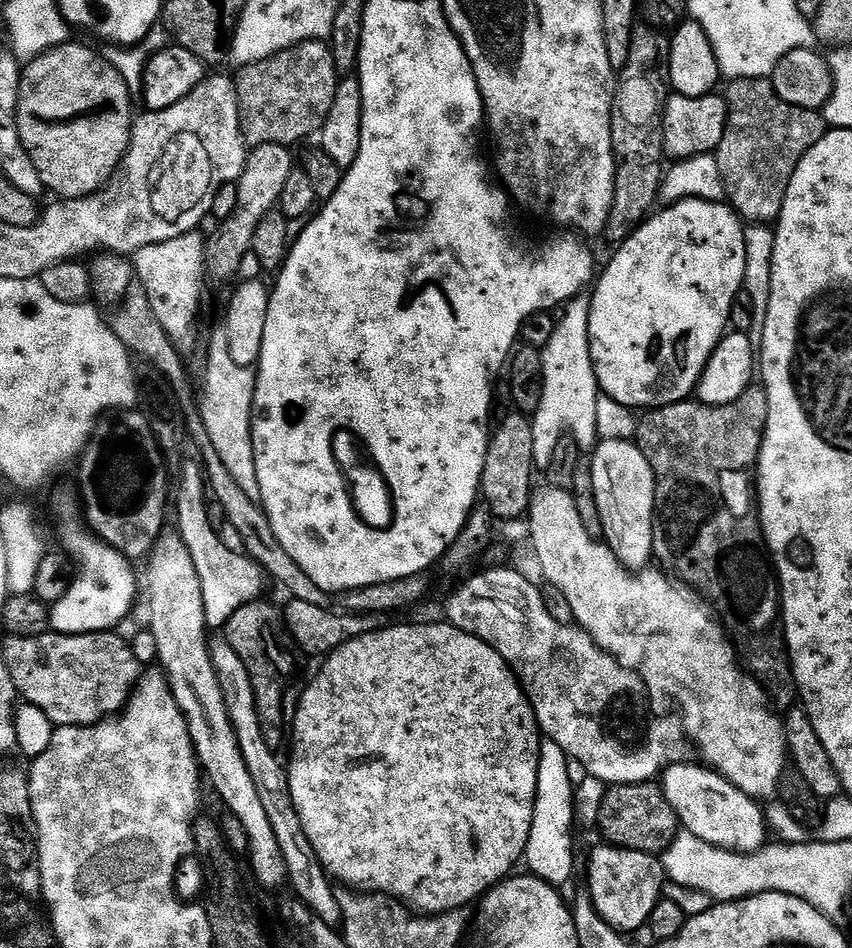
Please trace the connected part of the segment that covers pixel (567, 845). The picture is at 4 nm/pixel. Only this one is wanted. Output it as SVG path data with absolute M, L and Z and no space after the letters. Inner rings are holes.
M549 743L540 753L540 774L536 791L536 813L526 853L527 871L553 886L561 886L576 868L576 852L572 849L572 826L577 823L574 779L568 773L570 759L559 745Z

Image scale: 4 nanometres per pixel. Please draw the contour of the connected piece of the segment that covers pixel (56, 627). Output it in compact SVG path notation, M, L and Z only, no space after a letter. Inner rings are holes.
M126 556L123 560L108 560L104 568L96 564L96 572L88 572L84 580L76 576L65 596L51 605L52 631L81 636L115 629L119 620L127 618L136 600L136 572L132 568L133 561Z

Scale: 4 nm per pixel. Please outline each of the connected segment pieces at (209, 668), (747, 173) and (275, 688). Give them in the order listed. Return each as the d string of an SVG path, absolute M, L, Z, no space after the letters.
M160 540L152 550L149 562L150 626L175 700L188 722L226 722L228 708L211 658L204 592L191 552L184 541Z
M767 79L734 80L727 86L728 130L714 153L714 160L724 174L724 184L728 187L727 199L741 221L749 225L771 225L780 218L786 190L794 178L794 170L798 170L798 162L802 162L807 152L824 136L826 121L819 111L782 102Z
M260 598L255 603L242 606L223 627L222 632L249 671L266 746L276 754L280 752L284 739L287 736L289 739L298 688L296 692L296 660L288 649L290 640L286 635L284 613L265 600Z

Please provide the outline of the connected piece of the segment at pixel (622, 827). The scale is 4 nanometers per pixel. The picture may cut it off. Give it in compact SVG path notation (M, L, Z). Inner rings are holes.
M651 782L645 784L618 784L607 789L604 801L600 808L598 823L599 830L604 831L603 839L611 844L613 848L625 848L626 850L638 850L651 856L664 854L676 841L682 825L676 811L667 798L664 797L663 787L659 783Z

